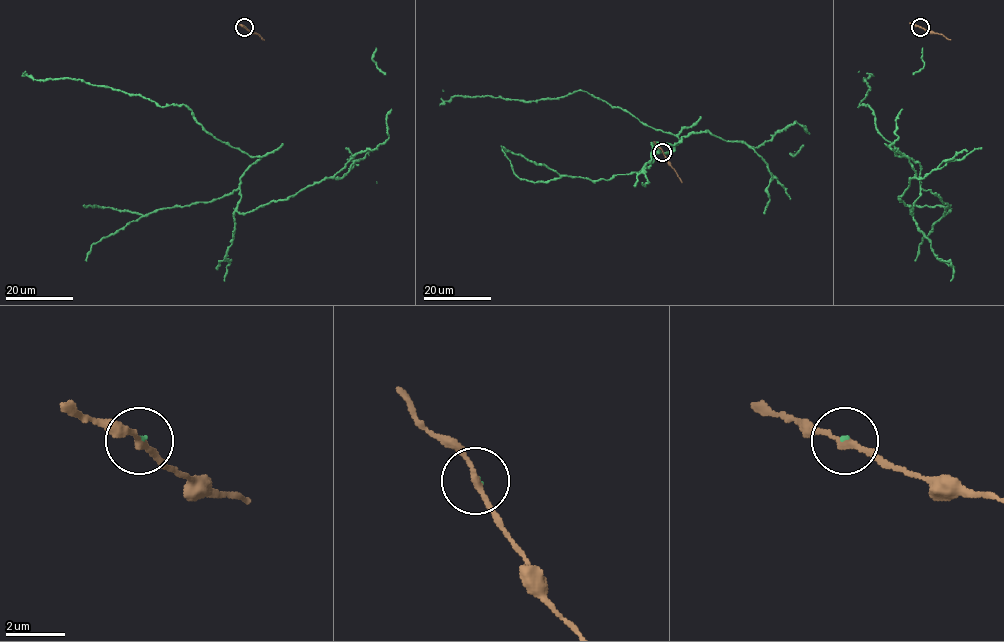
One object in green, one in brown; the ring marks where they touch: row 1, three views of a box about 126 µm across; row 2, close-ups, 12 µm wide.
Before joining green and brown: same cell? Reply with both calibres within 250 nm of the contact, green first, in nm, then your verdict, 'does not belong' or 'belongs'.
calibres 50 and 200 nm; does not belong

